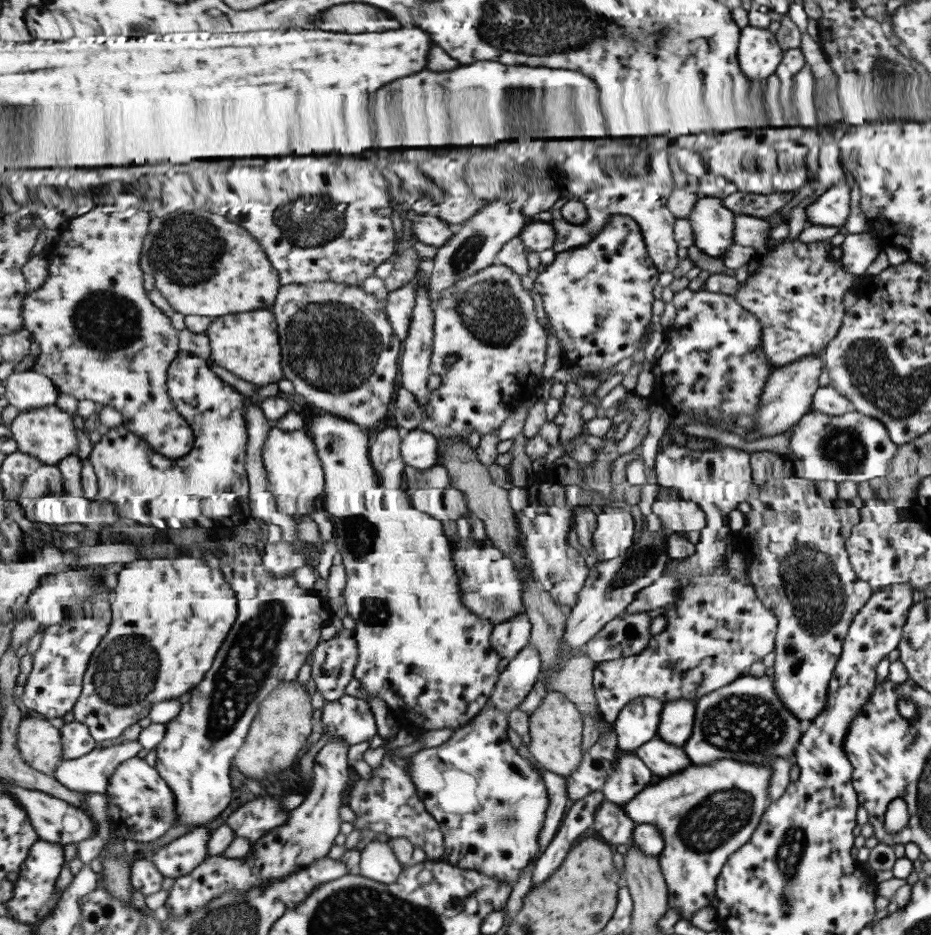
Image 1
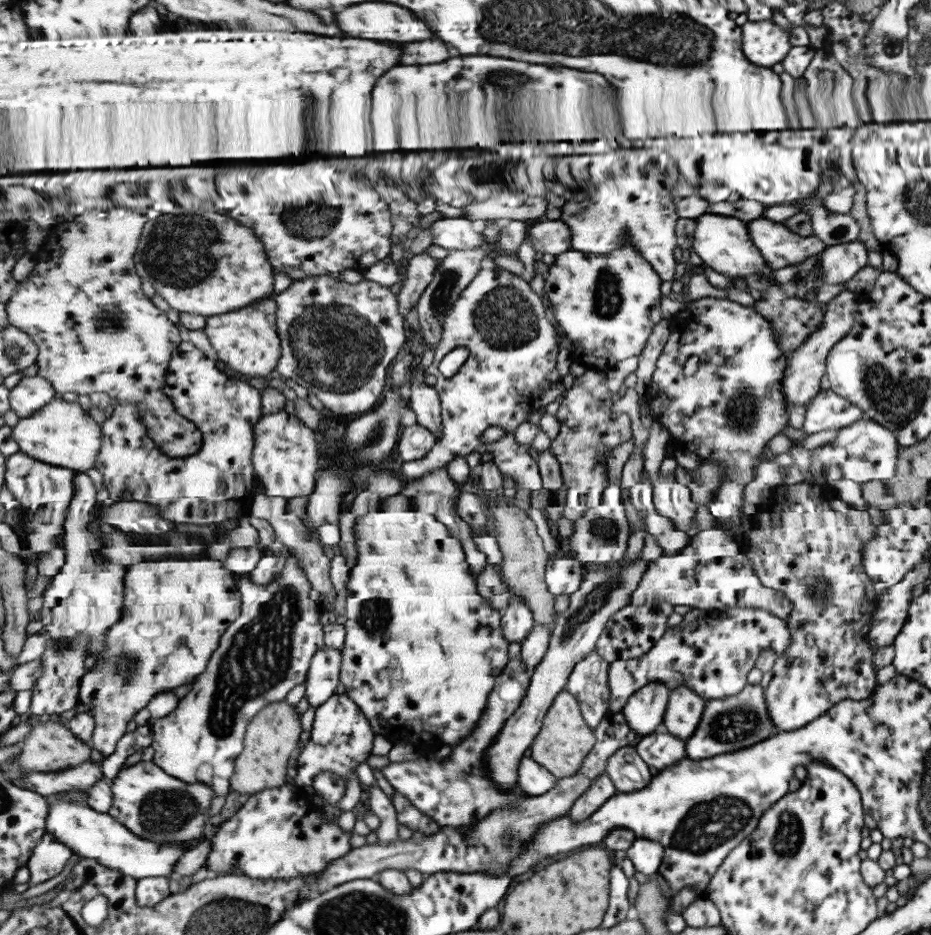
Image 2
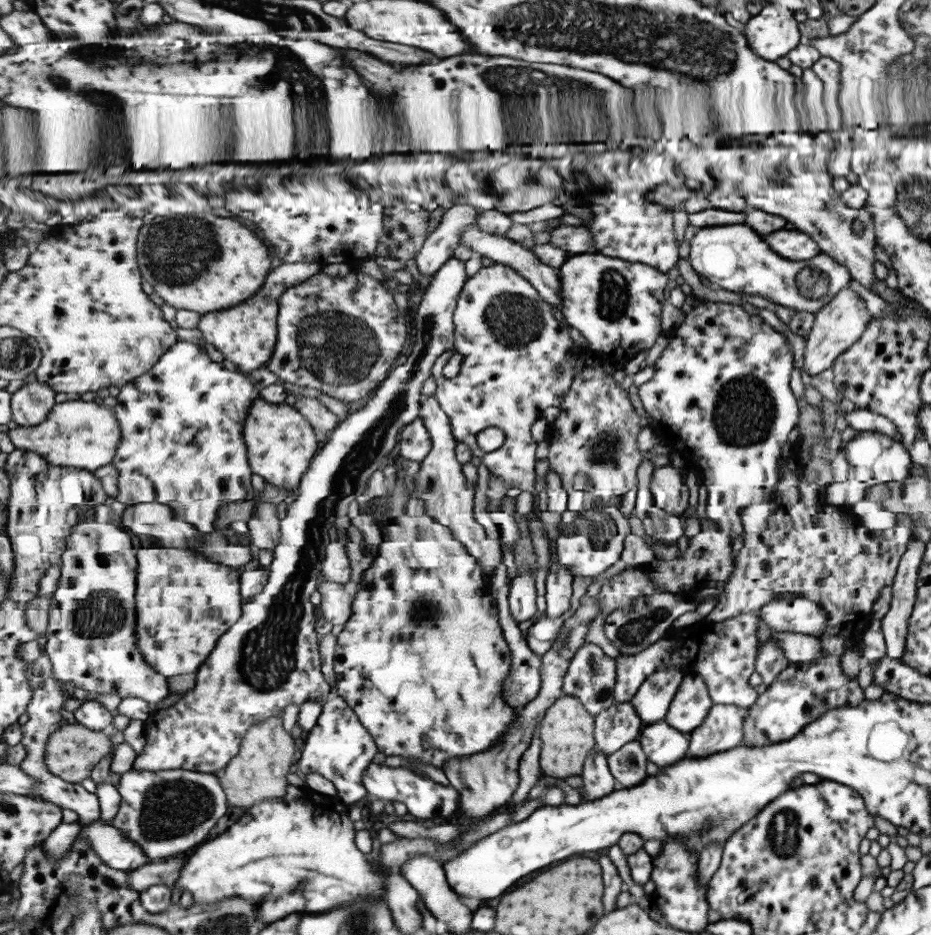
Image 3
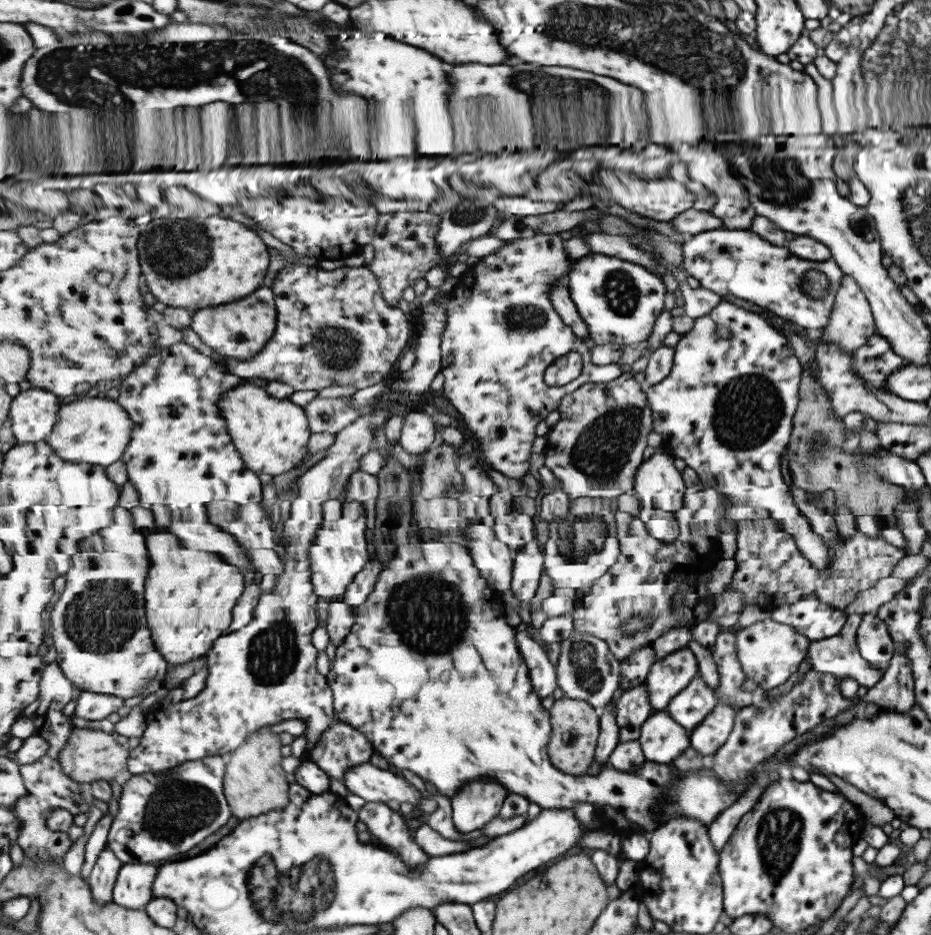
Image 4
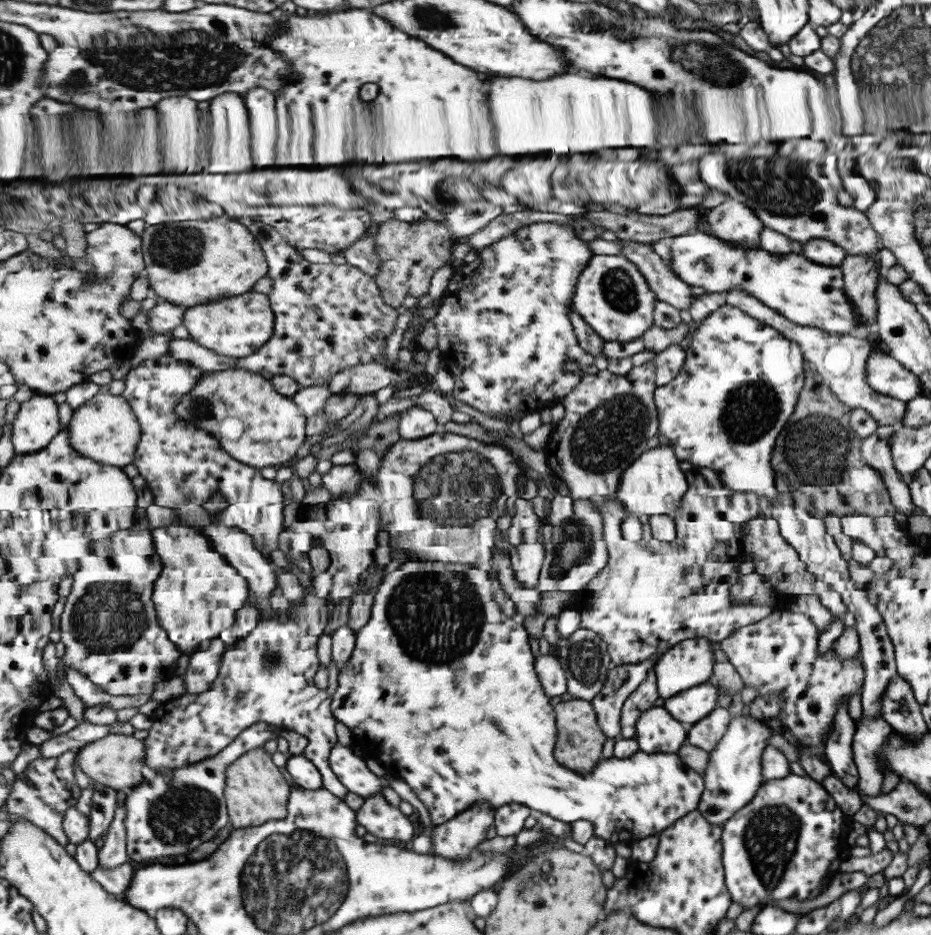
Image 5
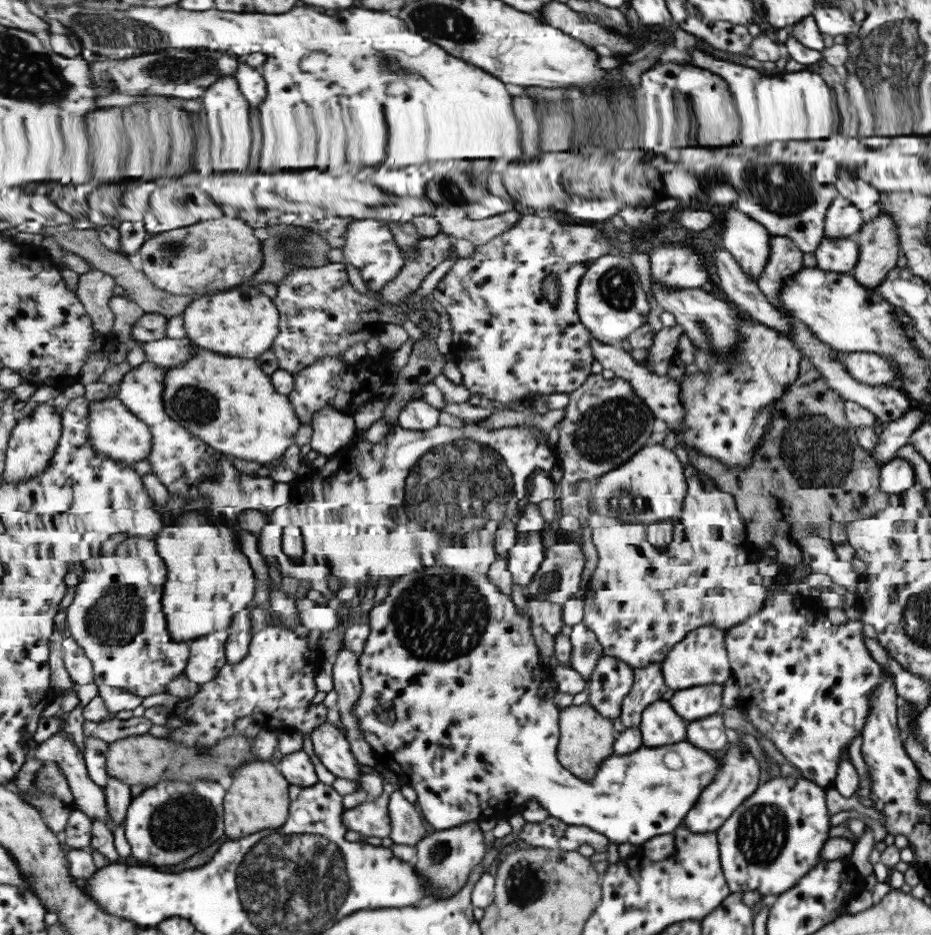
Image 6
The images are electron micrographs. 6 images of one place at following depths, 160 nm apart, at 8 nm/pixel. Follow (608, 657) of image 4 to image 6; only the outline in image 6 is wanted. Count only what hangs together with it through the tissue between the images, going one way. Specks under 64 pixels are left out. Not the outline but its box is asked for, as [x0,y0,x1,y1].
[570,622,606,682]

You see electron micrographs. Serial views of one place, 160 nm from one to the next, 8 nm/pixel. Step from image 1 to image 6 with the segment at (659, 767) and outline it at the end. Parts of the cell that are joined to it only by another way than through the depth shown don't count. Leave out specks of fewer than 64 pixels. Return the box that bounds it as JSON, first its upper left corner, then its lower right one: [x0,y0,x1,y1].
[639,697,687,747]

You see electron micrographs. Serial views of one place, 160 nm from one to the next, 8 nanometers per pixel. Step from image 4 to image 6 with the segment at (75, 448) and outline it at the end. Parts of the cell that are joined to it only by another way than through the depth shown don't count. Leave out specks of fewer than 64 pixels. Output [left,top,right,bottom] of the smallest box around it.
[88,397,155,464]

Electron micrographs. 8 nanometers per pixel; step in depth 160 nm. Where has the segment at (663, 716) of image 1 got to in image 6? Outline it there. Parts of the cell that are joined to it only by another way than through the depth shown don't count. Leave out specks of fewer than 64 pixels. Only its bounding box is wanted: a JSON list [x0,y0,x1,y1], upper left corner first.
[666,685,722,721]

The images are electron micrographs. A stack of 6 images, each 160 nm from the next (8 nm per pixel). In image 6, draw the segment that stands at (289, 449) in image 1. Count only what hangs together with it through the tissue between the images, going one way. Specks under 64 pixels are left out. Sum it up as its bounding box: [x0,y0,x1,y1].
[163,343,303,466]

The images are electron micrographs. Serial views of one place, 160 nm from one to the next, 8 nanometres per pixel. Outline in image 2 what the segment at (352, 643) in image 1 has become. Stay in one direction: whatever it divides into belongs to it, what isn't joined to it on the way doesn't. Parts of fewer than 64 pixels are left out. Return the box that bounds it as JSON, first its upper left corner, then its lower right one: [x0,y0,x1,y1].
[306,646,343,708]

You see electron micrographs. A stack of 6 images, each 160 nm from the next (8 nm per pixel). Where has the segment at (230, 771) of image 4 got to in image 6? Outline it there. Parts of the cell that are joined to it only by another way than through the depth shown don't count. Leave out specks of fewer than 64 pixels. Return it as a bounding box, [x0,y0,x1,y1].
[224,759,293,838]

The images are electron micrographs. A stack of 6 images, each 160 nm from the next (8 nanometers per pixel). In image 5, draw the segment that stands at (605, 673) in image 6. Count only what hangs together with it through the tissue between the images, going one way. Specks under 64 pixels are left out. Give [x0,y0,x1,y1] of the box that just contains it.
[591,656,660,740]

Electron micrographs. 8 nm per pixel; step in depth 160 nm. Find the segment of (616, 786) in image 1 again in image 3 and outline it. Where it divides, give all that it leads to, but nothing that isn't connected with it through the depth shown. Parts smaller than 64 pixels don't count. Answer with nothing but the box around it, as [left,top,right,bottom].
[608,740,647,789]

